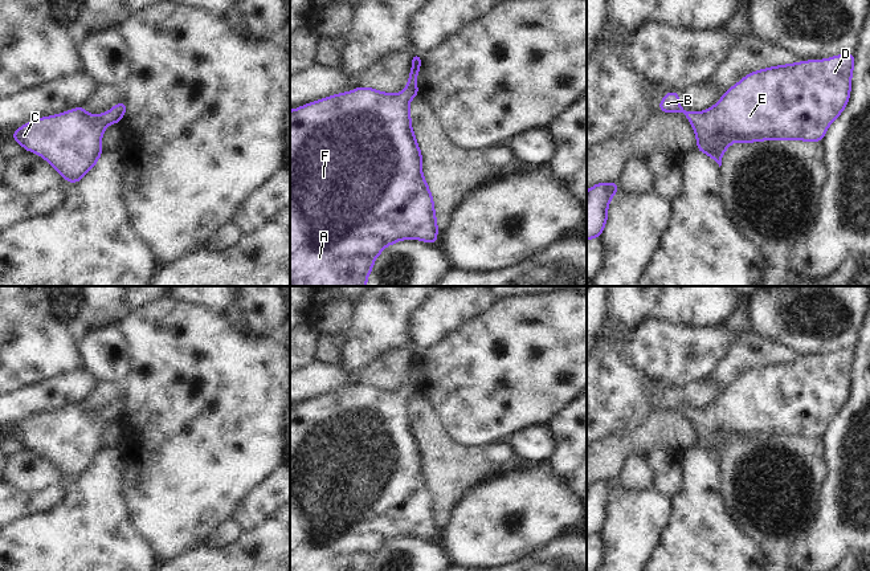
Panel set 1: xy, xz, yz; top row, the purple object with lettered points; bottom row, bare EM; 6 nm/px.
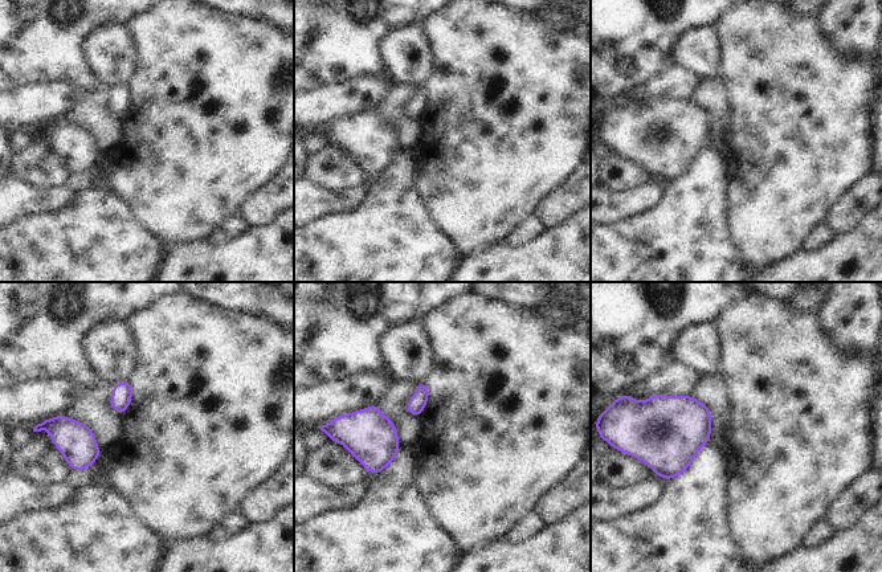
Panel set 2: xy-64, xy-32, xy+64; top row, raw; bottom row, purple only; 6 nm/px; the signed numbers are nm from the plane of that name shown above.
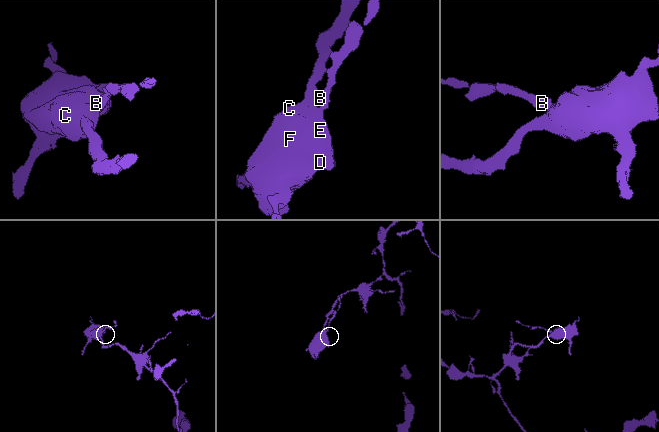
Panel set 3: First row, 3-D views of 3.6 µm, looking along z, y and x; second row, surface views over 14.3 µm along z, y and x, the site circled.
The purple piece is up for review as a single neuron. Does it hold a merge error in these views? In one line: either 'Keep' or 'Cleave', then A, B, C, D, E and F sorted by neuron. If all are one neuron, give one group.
Keep. Groups: A B C D E F.

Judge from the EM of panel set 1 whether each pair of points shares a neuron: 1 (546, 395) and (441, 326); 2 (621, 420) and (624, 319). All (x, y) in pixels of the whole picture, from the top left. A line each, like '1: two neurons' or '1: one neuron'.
1: two neurons
2: one neuron

